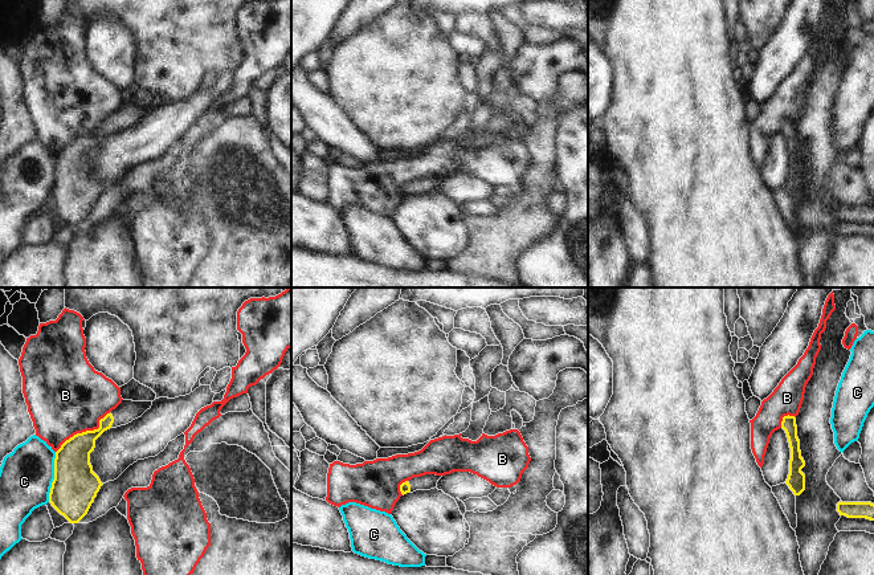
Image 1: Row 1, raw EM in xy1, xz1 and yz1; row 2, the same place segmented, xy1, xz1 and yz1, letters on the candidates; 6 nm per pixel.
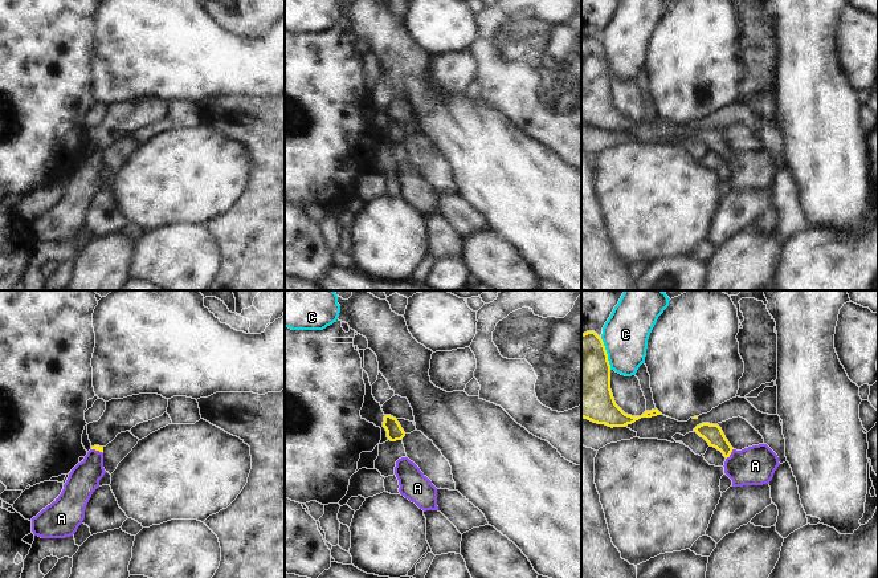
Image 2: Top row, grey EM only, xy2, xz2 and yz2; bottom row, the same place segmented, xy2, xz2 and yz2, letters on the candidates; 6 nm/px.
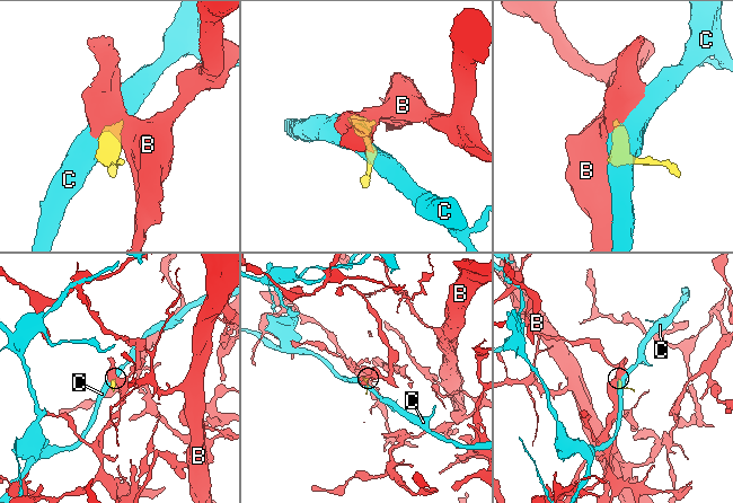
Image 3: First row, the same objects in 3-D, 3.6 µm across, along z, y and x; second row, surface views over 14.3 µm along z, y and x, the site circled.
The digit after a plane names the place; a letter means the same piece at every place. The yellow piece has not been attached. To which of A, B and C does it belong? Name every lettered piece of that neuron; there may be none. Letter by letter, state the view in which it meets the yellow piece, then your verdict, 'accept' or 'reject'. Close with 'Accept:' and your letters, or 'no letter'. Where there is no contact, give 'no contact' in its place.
A: yz2 | accept
B: xy1 | reject
C: xy1 | reject
Accept: A

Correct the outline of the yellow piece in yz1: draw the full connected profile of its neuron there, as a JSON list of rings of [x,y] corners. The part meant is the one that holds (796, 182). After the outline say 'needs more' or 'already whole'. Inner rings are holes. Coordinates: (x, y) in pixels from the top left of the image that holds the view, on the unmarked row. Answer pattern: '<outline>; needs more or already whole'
[[[789,118],[784,119],[781,131],[787,136],[791,151],[789,178],[785,187],[789,189],[795,199],[800,199],[805,193],[805,178],[801,175],[801,172],[805,170],[805,164],[801,160],[796,121]]]; already whole

